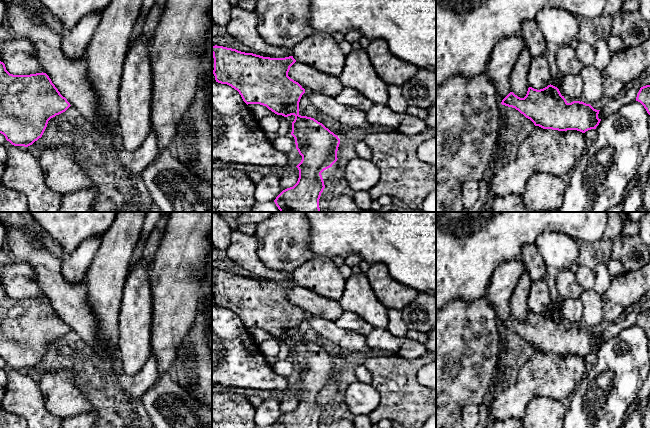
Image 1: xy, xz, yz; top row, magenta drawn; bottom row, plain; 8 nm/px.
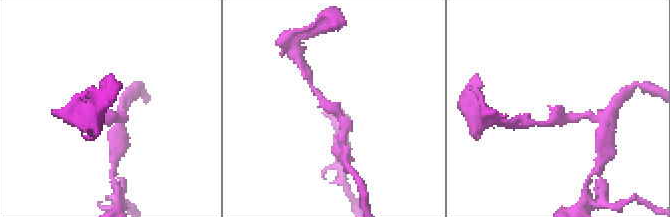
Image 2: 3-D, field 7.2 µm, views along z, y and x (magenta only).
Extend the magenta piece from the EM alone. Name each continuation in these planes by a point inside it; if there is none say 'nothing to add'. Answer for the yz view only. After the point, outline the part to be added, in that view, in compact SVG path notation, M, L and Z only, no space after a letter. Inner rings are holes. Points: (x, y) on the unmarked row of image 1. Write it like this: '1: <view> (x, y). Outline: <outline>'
nothing to add

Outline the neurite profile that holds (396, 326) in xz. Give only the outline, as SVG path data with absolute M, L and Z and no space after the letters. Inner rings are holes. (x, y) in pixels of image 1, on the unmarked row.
M388 309L388 325L386 329L396 337L406 337L409 329L403 321L403 316L400 310Z

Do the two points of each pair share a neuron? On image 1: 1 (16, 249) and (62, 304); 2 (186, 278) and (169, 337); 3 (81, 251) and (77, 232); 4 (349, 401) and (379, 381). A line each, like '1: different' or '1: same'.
1: same
2: same
3: different
4: different

